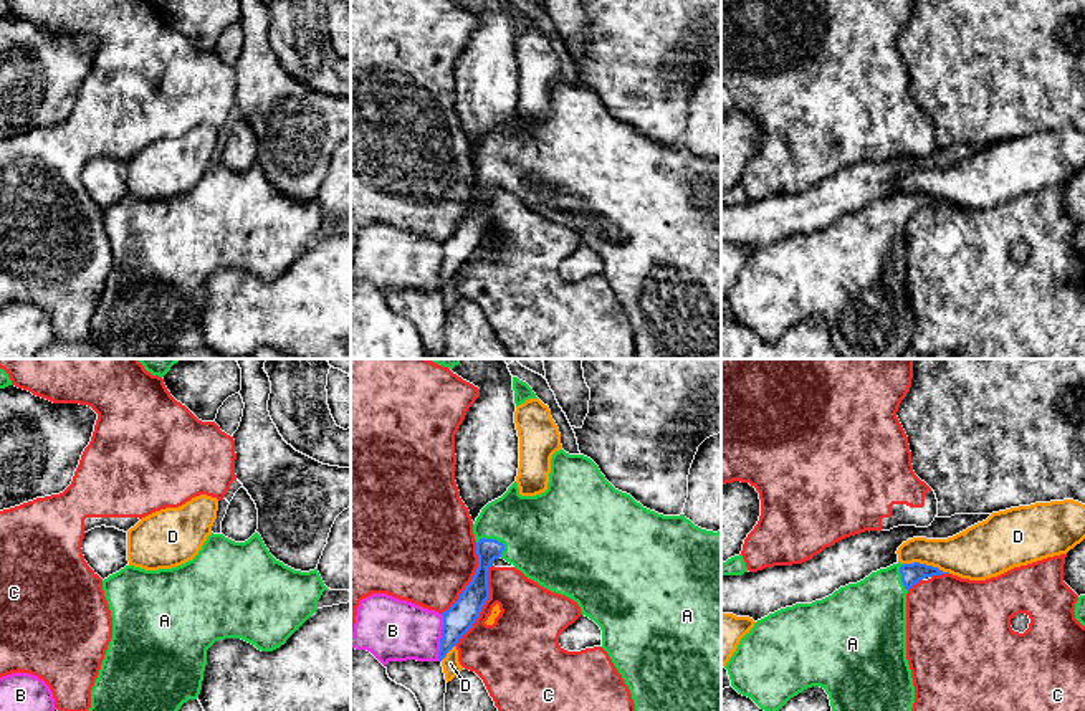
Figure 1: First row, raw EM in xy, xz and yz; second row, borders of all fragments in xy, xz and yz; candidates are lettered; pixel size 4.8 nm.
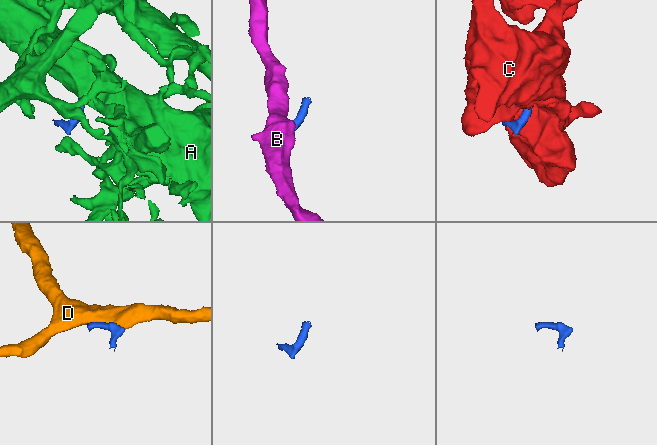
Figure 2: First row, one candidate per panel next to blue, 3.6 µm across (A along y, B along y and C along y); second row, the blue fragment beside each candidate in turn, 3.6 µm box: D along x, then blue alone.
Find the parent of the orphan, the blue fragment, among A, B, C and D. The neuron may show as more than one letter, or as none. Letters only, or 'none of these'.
A

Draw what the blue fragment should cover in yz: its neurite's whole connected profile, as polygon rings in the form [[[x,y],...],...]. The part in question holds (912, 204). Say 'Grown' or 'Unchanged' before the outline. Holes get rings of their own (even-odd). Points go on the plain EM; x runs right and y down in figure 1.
Grown. [[[913,192],[893,193],[872,202],[857,213],[840,217],[832,225],[812,233],[796,233],[758,250],[741,268],[726,293],[731,316],[751,327],[767,342],[779,341],[791,327],[807,317],[820,316],[830,329],[840,359],[898,359],[911,347],[915,316],[906,289],[906,223],[925,207],[949,203],[938,197]]]

